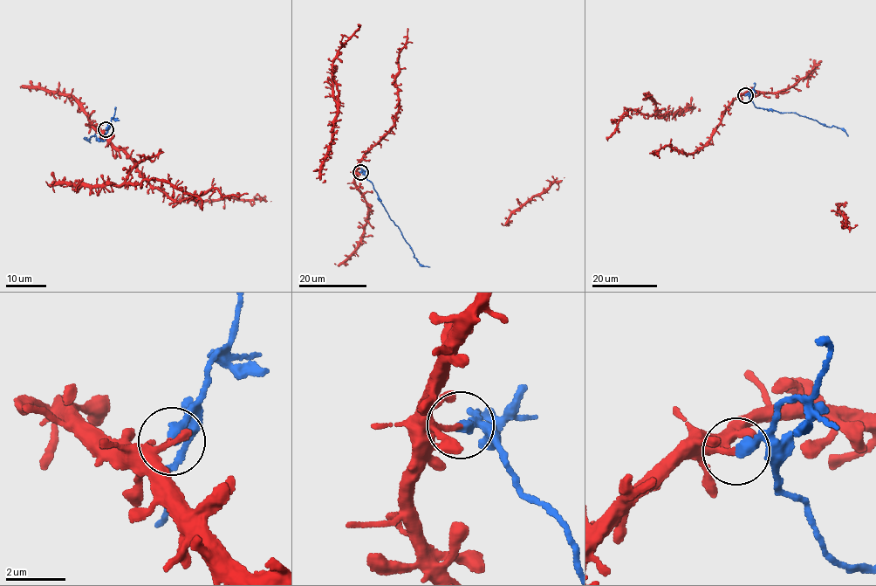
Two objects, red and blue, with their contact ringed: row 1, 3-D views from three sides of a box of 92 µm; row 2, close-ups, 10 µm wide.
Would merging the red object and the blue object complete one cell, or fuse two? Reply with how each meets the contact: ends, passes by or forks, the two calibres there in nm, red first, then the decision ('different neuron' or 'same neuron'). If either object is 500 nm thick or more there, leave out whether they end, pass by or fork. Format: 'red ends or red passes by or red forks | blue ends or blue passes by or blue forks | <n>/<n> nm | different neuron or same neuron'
red ends | blue ends | 160/360 nm | different neuron

